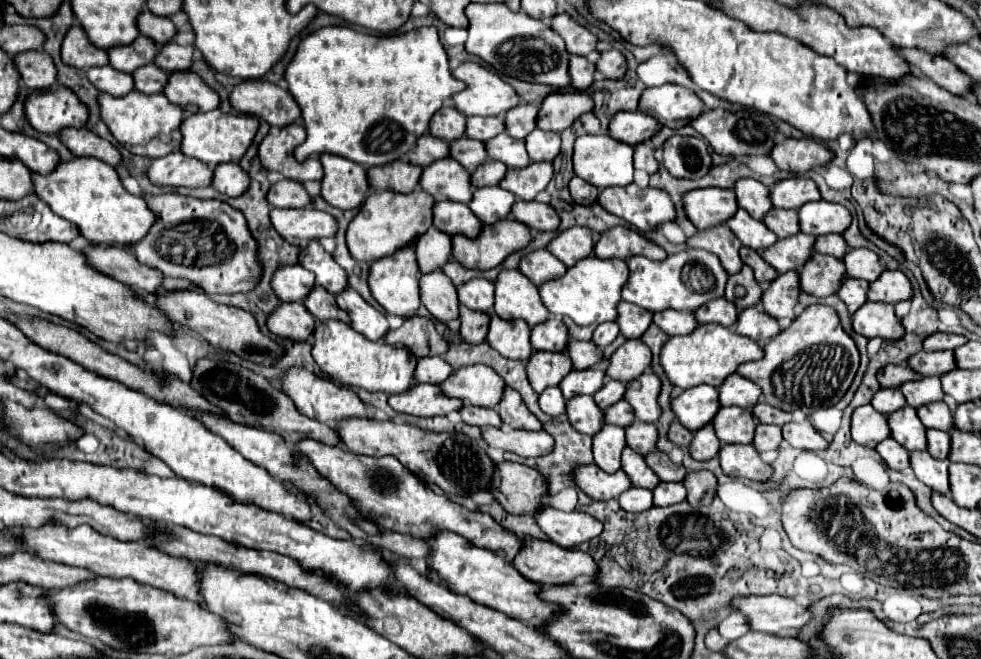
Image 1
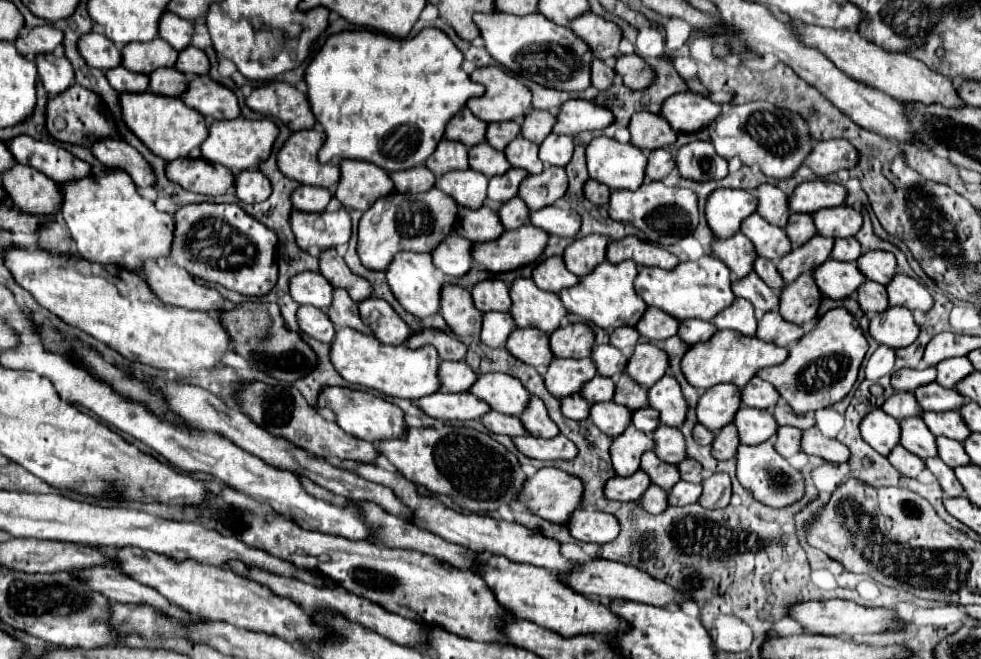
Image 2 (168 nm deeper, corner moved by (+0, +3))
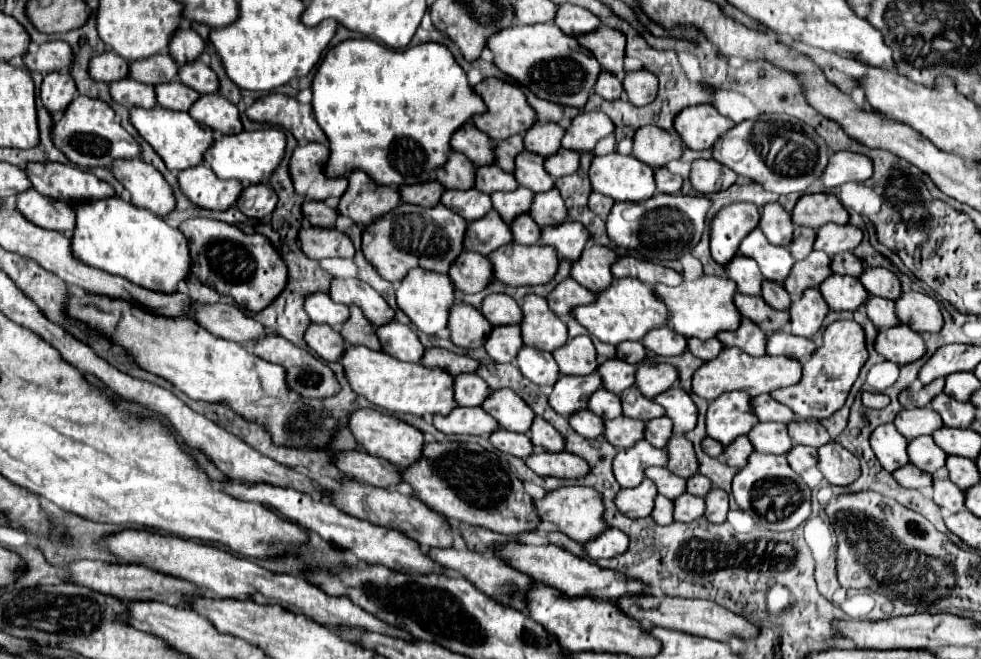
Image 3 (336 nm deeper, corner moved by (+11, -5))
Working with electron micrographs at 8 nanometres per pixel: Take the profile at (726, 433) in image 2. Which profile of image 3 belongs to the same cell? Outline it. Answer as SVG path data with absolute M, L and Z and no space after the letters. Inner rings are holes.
M742 435L738 437L738 441L734 441L734 445L728 445L722 453L722 459L730 465L730 467L736 467L736 469L742 469L746 463L748 463L748 457L750 453L754 451L748 435Z

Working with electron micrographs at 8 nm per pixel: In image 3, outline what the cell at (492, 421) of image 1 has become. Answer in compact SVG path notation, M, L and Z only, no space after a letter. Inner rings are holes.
M498 429L498 433L490 435L490 443L498 451L514 455L514 457L520 457L520 459L526 459L526 457L530 457L534 453L534 445L532 445L532 441L530 441L528 435L510 433L506 429Z

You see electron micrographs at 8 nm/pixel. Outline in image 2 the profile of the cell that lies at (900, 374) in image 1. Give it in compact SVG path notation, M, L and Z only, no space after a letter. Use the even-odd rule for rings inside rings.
M933 367L925 369L925 371L917 371L917 369L899 369L895 373L891 373L891 387L895 391L913 391L919 385L927 385L931 381L935 381L937 371Z

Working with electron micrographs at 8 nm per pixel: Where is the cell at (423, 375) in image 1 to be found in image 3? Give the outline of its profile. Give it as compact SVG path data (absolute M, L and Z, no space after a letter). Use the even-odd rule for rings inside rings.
M476 373L454 377L454 397L458 397L458 405L480 407L488 399L488 395L488 385Z

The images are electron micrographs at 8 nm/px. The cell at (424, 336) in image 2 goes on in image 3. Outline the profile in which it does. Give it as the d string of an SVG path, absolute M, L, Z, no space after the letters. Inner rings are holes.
M426 349L422 361L426 367L438 367L450 375L460 375L460 373L474 373L480 367L480 361L474 361L466 355L456 355L446 349Z

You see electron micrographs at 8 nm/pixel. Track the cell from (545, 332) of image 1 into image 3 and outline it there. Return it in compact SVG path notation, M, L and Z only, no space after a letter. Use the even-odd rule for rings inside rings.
M588 335L570 339L558 353L554 353L554 359L558 361L560 373L564 375L590 375L600 367L598 353L594 349L594 343Z

